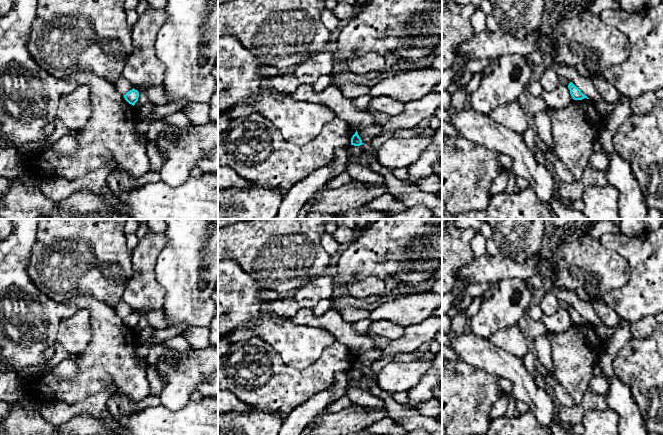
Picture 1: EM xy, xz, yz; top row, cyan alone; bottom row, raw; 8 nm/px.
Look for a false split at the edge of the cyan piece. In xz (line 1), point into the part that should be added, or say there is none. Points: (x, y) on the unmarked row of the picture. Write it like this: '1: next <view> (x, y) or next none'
1: next none

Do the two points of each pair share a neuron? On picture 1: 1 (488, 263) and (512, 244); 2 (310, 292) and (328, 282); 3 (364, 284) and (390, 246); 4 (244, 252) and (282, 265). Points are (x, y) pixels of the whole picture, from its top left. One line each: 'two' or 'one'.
1: two
2: one
3: two
4: one

